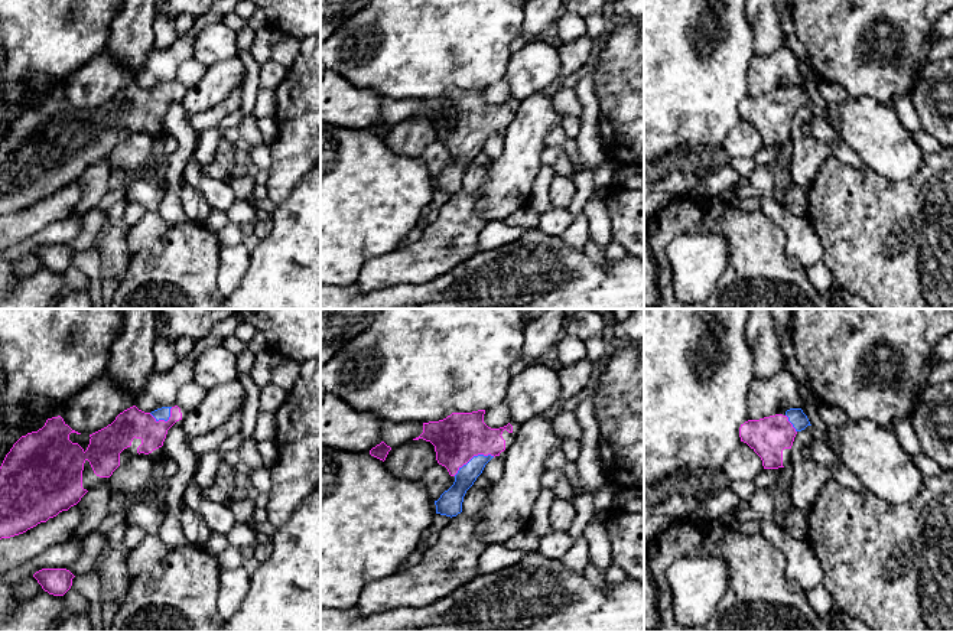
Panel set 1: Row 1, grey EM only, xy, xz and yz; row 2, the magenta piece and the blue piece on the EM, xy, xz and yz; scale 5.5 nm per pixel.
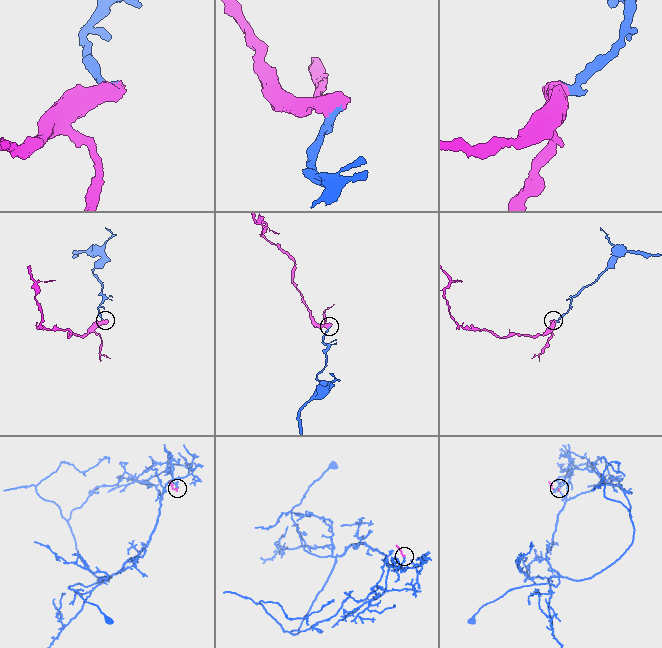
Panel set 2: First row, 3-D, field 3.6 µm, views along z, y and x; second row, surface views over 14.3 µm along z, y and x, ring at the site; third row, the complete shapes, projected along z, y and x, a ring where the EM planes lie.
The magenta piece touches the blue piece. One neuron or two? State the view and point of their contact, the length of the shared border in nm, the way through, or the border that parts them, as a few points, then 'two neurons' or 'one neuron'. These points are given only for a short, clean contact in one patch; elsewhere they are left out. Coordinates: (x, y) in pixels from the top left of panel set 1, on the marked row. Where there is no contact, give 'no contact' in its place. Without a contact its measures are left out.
contact xz (474, 455); length 260 nm; way xz (457, 439), (474, 455), (467, 462), (467, 475); one neuron

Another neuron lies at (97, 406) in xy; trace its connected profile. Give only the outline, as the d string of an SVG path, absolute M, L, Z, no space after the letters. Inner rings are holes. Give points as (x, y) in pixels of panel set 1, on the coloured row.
M105 372L74 395L61 417L72 430L92 434L133 405L134 401L129 392Z

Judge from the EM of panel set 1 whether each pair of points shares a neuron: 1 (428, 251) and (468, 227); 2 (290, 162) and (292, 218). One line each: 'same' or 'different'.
1: same
2: different

